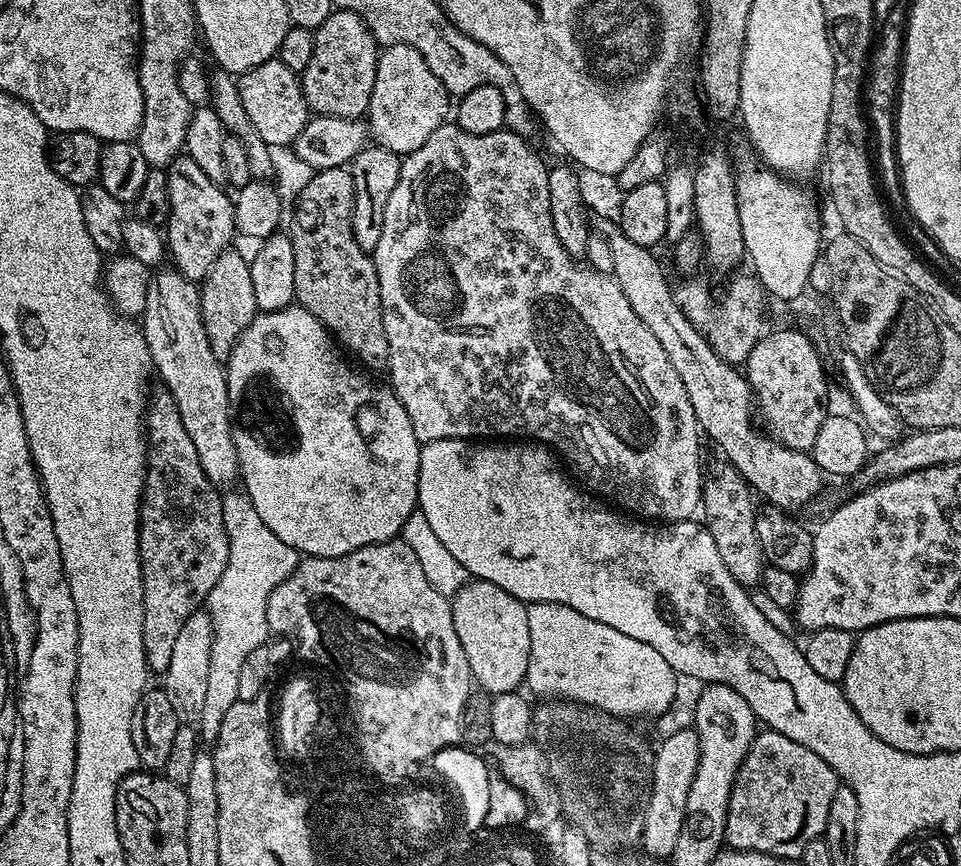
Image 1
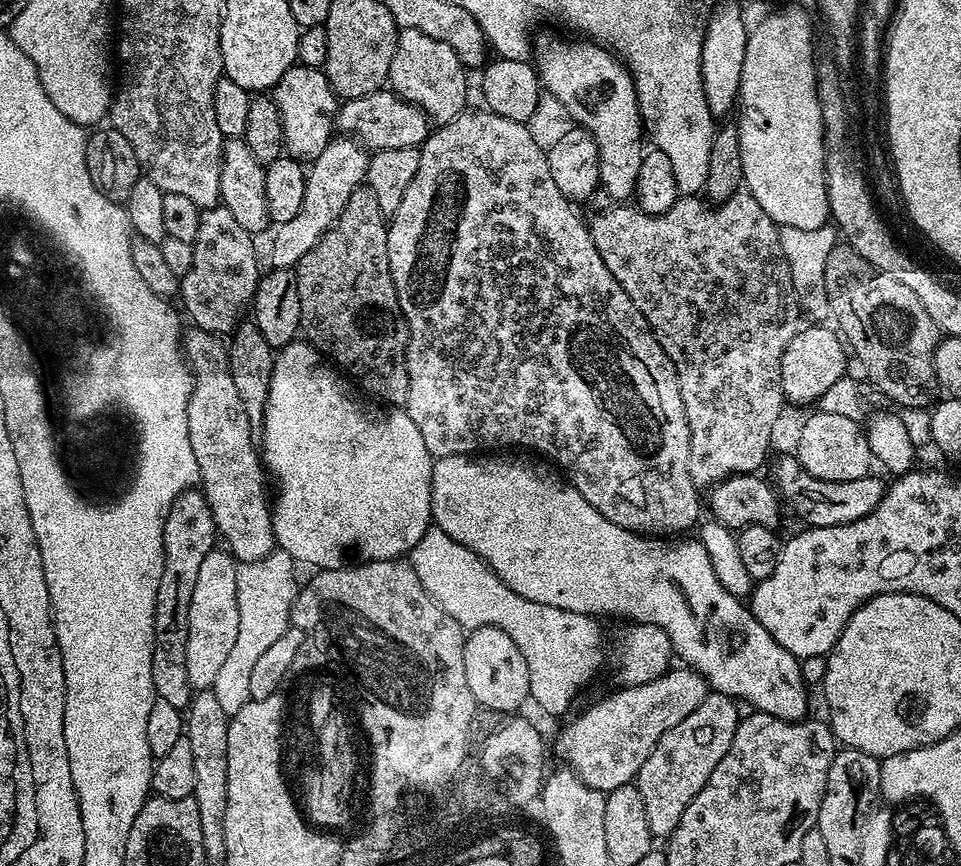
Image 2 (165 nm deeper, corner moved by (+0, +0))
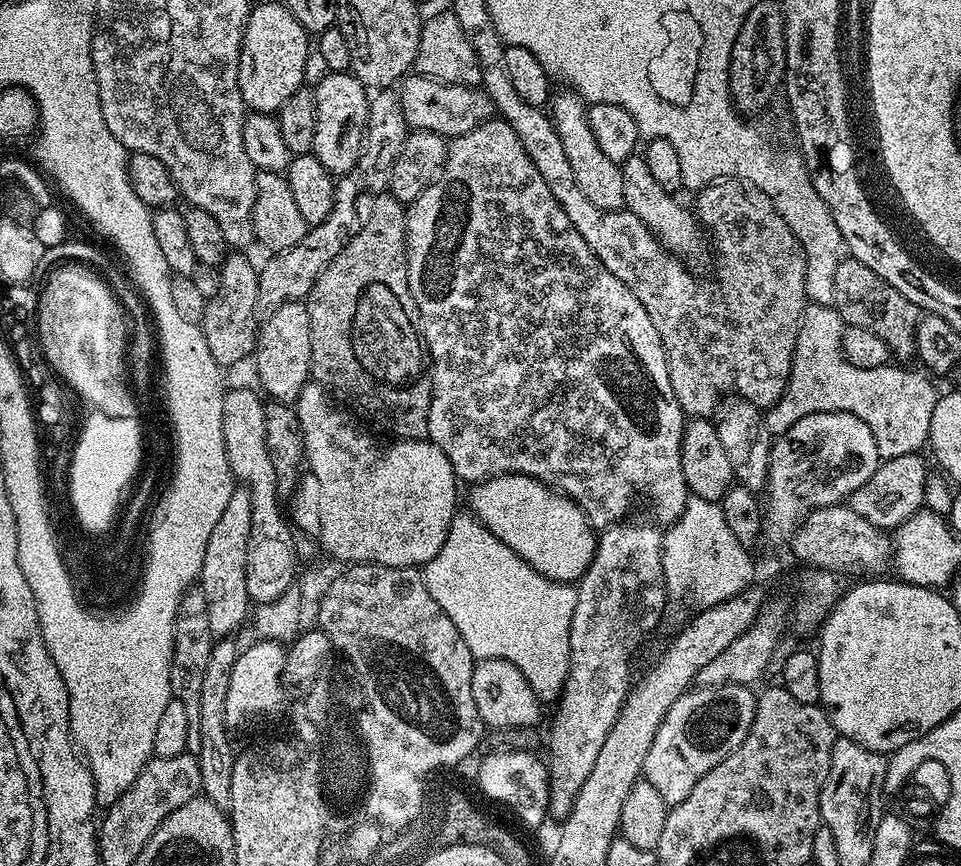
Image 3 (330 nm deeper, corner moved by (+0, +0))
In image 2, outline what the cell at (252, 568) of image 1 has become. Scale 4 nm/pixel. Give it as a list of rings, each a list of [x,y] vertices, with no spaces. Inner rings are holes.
[[[279,550],[266,554],[266,558],[258,562],[241,563],[237,567],[238,638],[234,642],[234,647],[230,649],[226,662],[218,669],[218,678],[214,678],[210,689],[229,718],[238,714],[238,710],[242,710],[242,706],[246,706],[246,702],[252,699],[250,674],[253,673],[258,658],[278,638],[282,638],[282,634],[286,634],[291,625],[292,607],[298,591],[294,568],[295,560],[292,556]]]

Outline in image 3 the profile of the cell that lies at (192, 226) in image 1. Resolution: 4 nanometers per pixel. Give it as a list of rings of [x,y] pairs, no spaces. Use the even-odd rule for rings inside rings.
[[[230,254],[220,265],[220,281],[218,294],[209,300],[202,327],[206,346],[210,346],[210,354],[214,354],[214,362],[221,366],[240,364],[244,359],[251,357],[256,350],[256,334],[258,331],[258,278],[260,277],[257,265],[247,260],[247,255]]]

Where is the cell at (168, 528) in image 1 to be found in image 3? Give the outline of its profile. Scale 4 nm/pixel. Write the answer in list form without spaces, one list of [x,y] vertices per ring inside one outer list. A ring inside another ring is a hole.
[[[193,586],[178,602],[178,614],[174,618],[174,658],[170,668],[172,698],[182,702],[182,706],[186,706],[186,714],[192,731],[188,739],[188,751],[193,754],[199,753],[202,746],[202,738],[198,732],[198,705],[202,699],[202,678],[212,653],[213,643],[214,637],[210,630],[210,610],[206,602],[206,594],[199,586]]]

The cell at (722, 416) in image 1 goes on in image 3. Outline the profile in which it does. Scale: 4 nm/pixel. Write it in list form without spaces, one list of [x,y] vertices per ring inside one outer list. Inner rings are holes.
[[[911,452],[898,458],[883,461],[858,490],[848,497],[846,503],[854,510],[854,514],[866,518],[870,526],[878,526],[885,530],[895,530],[906,518],[925,507],[924,495],[928,492],[928,464],[923,455]]]

